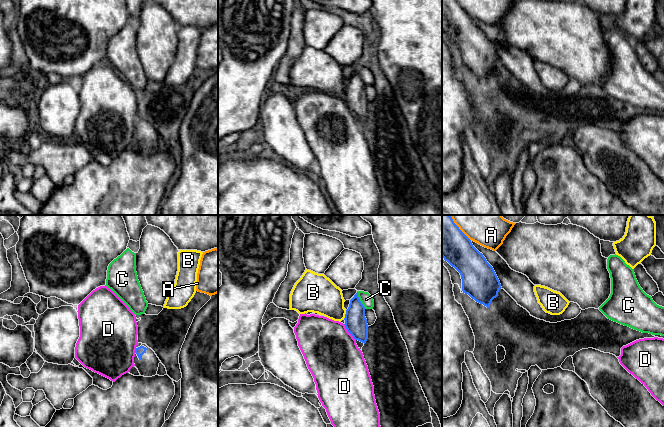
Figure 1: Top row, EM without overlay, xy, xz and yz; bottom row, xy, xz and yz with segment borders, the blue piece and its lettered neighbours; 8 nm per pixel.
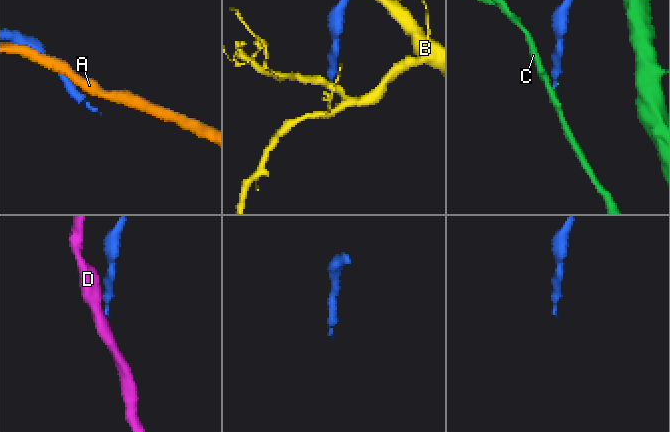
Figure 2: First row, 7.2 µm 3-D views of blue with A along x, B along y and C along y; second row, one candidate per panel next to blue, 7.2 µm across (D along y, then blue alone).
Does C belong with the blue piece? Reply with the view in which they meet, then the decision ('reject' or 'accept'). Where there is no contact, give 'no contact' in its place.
contact in xz; reject

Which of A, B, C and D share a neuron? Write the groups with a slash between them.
A / B / C / D

